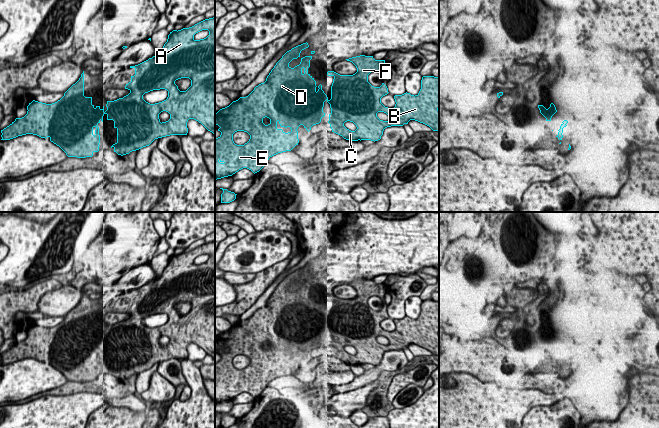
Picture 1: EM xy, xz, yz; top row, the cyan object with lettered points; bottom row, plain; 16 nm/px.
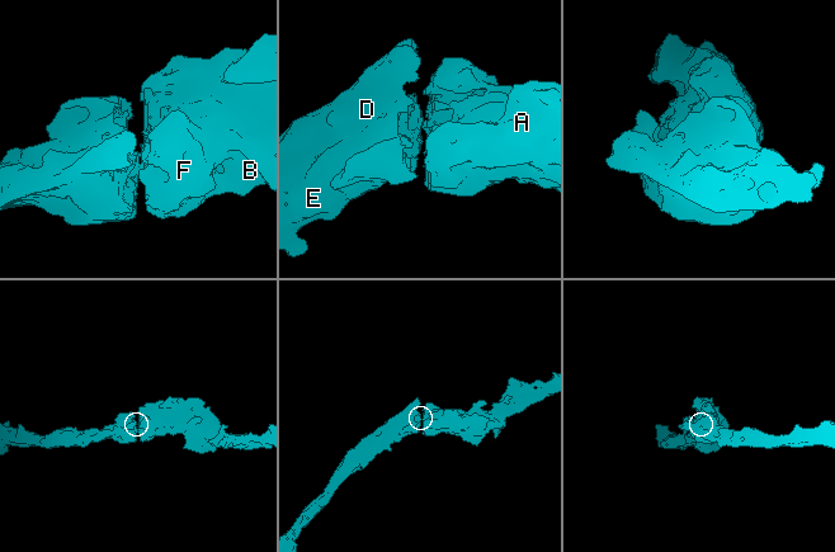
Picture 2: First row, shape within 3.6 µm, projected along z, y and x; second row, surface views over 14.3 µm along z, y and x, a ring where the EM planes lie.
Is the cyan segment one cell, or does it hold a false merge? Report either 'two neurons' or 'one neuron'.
one neuron

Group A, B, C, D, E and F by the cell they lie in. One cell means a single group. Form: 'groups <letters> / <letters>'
groups A B C D E F

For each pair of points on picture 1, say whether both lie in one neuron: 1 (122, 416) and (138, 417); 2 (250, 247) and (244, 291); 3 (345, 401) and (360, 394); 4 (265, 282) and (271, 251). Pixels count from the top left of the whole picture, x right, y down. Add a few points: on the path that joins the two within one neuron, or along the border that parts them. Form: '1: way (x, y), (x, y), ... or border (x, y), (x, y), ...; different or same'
1: way (126, 417), (134, 417); same
2: border (276, 262), (255, 273); different
3: way (349, 401), (356, 398); same
4: border (271, 266), (255, 273); different

